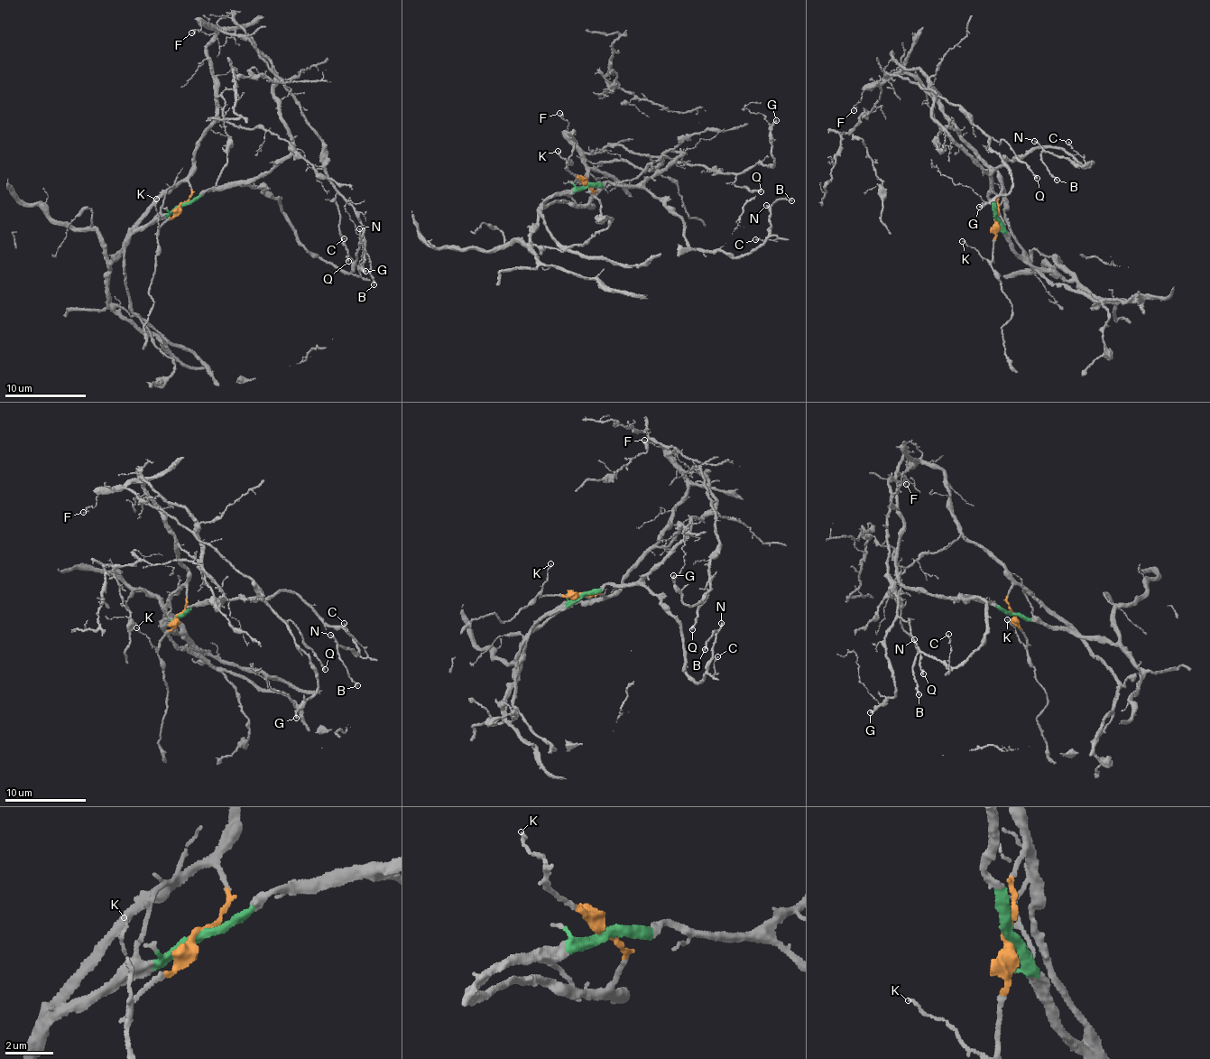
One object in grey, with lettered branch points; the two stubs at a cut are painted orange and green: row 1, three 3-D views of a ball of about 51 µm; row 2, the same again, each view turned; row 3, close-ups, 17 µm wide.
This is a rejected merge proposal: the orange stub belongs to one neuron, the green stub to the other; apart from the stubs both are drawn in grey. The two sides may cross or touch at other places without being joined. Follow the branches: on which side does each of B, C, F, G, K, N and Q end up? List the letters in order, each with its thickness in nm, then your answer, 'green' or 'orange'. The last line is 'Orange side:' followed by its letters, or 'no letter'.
B: 180 nm | green
C: 110 nm | green
F: 120 nm | orange
G: 220 nm | orange
K: 100 nm | orange
N: 170 nm | green
Q: 200 nm | orange
Orange side: F, G, K, Q

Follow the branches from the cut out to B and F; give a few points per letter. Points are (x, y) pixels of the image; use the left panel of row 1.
B: (182, 204), (208, 190), (252, 185), (278, 197), (307, 252), (351, 271), (360, 245), (374, 285)
F: (182, 204), (190, 194), (195, 144), (214, 120), (217, 83), (207, 51), (216, 26), (206, 21), (190, 33)

